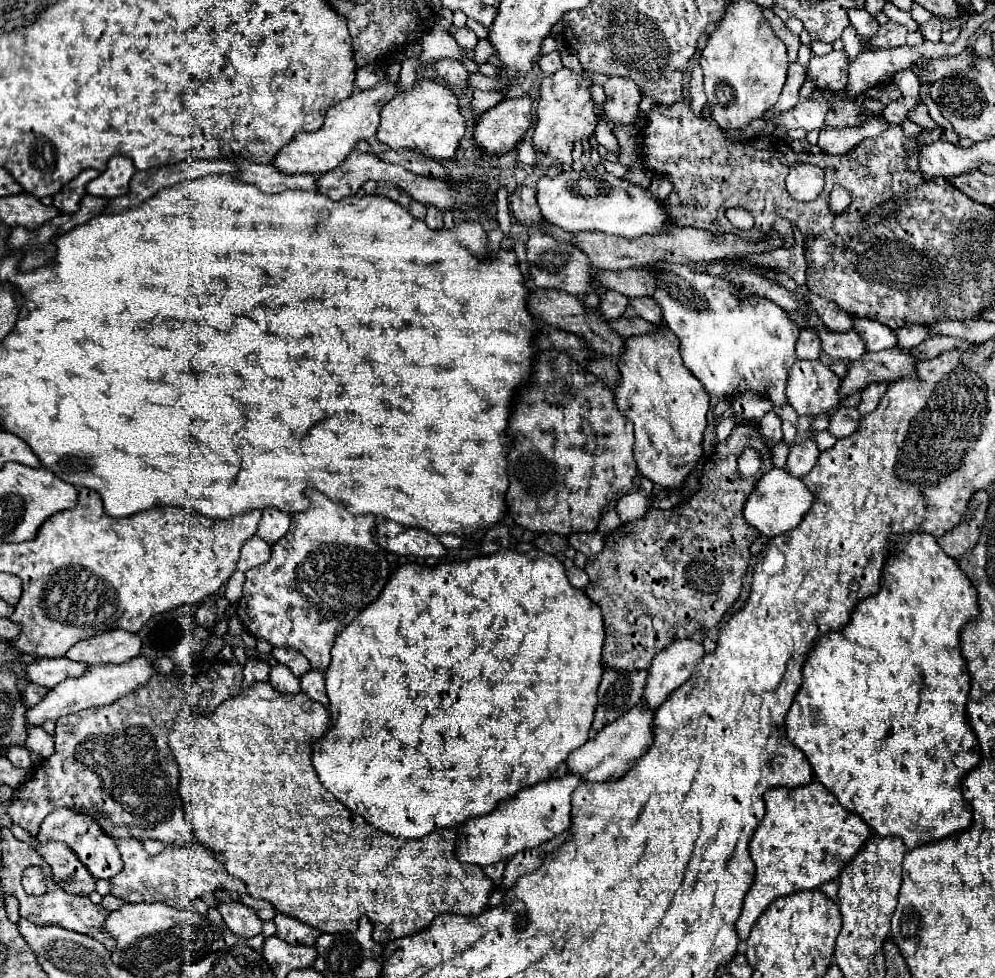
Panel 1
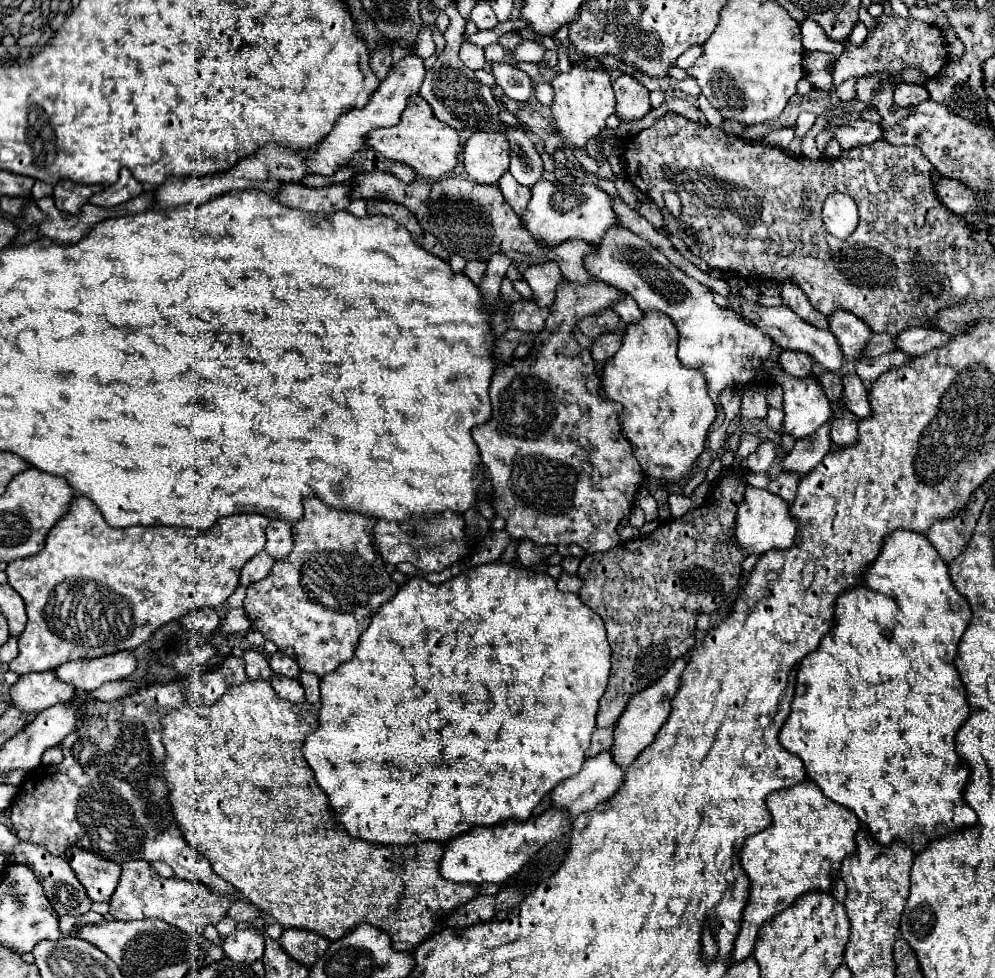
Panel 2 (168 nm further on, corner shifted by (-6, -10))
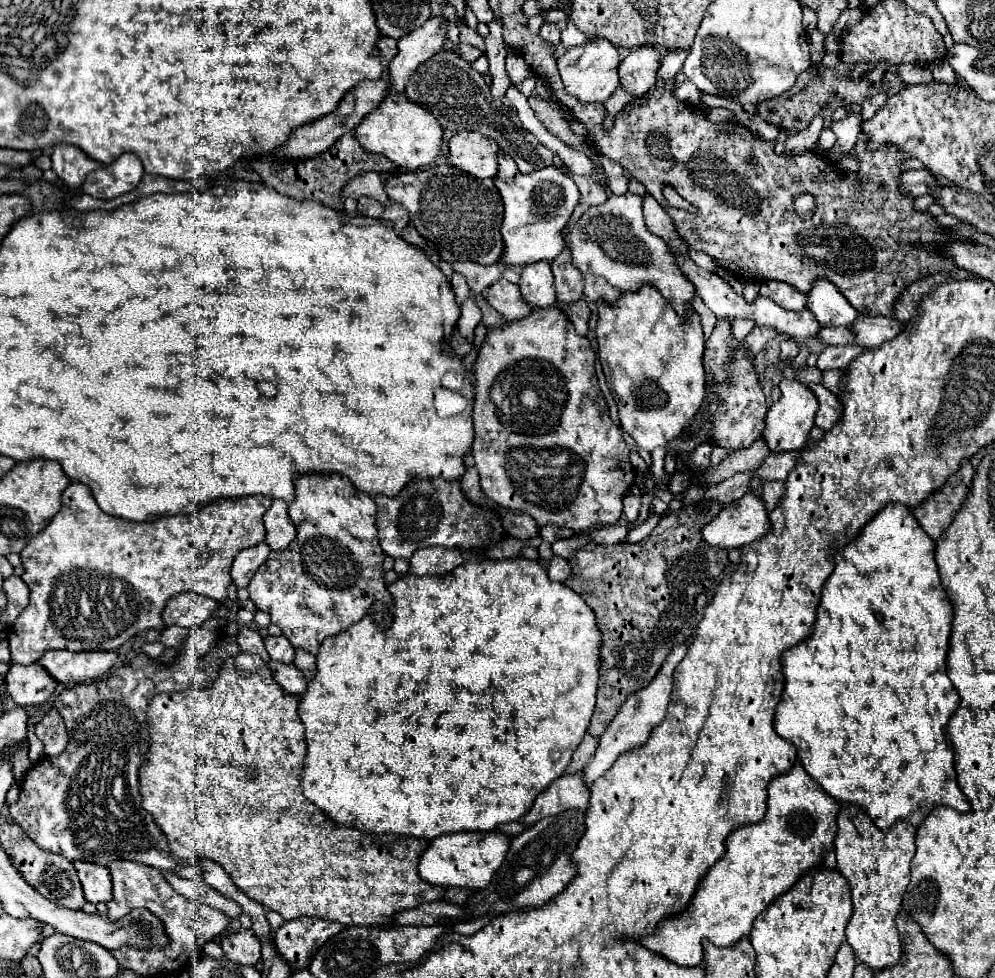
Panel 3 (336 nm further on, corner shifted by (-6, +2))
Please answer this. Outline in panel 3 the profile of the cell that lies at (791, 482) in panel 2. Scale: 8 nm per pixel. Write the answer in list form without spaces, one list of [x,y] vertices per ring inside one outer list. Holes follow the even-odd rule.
[[[766,481],[764,483],[764,487],[762,487],[762,499],[764,499],[768,511],[772,511],[778,505],[778,501],[780,501],[782,495],[784,495],[784,481]]]

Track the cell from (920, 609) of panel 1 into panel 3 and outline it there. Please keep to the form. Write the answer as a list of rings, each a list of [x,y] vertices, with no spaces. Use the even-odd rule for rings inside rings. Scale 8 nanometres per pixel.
[[[888,503],[864,529],[862,533],[848,543],[840,553],[834,557],[836,567],[834,573],[828,577],[824,591],[822,591],[822,601],[818,607],[816,623],[814,623],[814,633],[800,645],[794,645],[784,653],[782,665],[784,665],[784,693],[782,701],[776,707],[774,715],[774,731],[782,737],[794,743],[798,751],[798,759],[802,761],[804,769],[808,775],[812,775],[814,781],[822,785],[826,793],[830,793],[838,801],[846,803],[856,803],[866,813],[872,817],[878,829],[890,829],[898,819],[906,819],[914,827],[922,825],[924,819],[932,813],[934,803],[938,805],[950,805],[952,809],[966,813],[970,811],[970,801],[964,797],[964,793],[958,789],[956,781],[956,771],[954,771],[954,749],[950,743],[950,737],[946,733],[946,725],[952,717],[952,713],[960,705],[960,695],[954,689],[952,681],[948,679],[946,673],[946,653],[948,653],[948,643],[950,643],[950,631],[952,631],[952,601],[948,599],[948,593],[940,585],[938,577],[938,567],[934,561],[934,541],[920,529],[920,523],[912,515],[912,511],[900,503]]]

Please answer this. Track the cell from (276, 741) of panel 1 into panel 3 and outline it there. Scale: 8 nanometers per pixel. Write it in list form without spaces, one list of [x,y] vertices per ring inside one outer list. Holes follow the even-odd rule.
[[[240,653],[238,657],[230,657],[220,667],[218,675],[208,687],[200,687],[200,661],[198,667],[198,683],[188,685],[182,691],[162,693],[156,695],[148,705],[148,719],[150,719],[150,749],[146,753],[146,765],[140,769],[140,789],[142,789],[142,807],[154,815],[154,821],[160,825],[160,829],[168,837],[170,855],[178,859],[212,859],[222,865],[222,869],[232,877],[234,885],[240,887],[250,899],[262,903],[268,911],[280,913],[286,921],[298,919],[300,915],[306,917],[318,917],[326,921],[338,921],[342,925],[372,925],[372,927],[388,927],[394,921],[394,915],[406,909],[414,909],[422,903],[442,899],[446,893],[446,887],[430,885],[428,881],[422,881],[418,875],[418,861],[422,853],[428,847],[428,839],[416,839],[416,837],[404,837],[408,843],[408,853],[404,859],[396,859],[388,853],[388,841],[380,837],[380,843],[376,843],[376,835],[360,833],[356,829],[338,827],[330,821],[330,817],[316,807],[312,801],[308,801],[302,795],[302,771],[304,771],[304,759],[306,759],[306,741],[304,741],[304,725],[298,717],[298,695],[286,693],[272,677],[266,661],[262,661],[260,655],[252,653]]]

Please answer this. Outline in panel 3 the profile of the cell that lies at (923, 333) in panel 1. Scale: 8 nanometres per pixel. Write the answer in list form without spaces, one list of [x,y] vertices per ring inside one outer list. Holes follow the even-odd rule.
[[[820,329],[820,341],[828,345],[854,345],[852,329]]]

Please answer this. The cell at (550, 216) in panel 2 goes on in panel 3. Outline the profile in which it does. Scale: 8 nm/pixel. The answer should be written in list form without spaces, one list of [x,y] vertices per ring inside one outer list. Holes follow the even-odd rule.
[[[550,165],[528,175],[518,173],[510,183],[496,179],[496,187],[504,201],[502,237],[506,243],[506,251],[502,263],[528,265],[532,261],[556,259],[560,255],[560,241],[564,241],[568,219],[572,217],[576,205],[580,205],[578,185],[568,175]]]

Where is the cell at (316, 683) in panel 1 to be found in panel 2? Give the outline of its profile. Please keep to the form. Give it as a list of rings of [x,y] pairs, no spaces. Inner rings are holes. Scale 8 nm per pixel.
[[[300,673],[300,683],[306,691],[306,701],[312,703],[314,707],[320,707],[320,677],[314,673]]]

